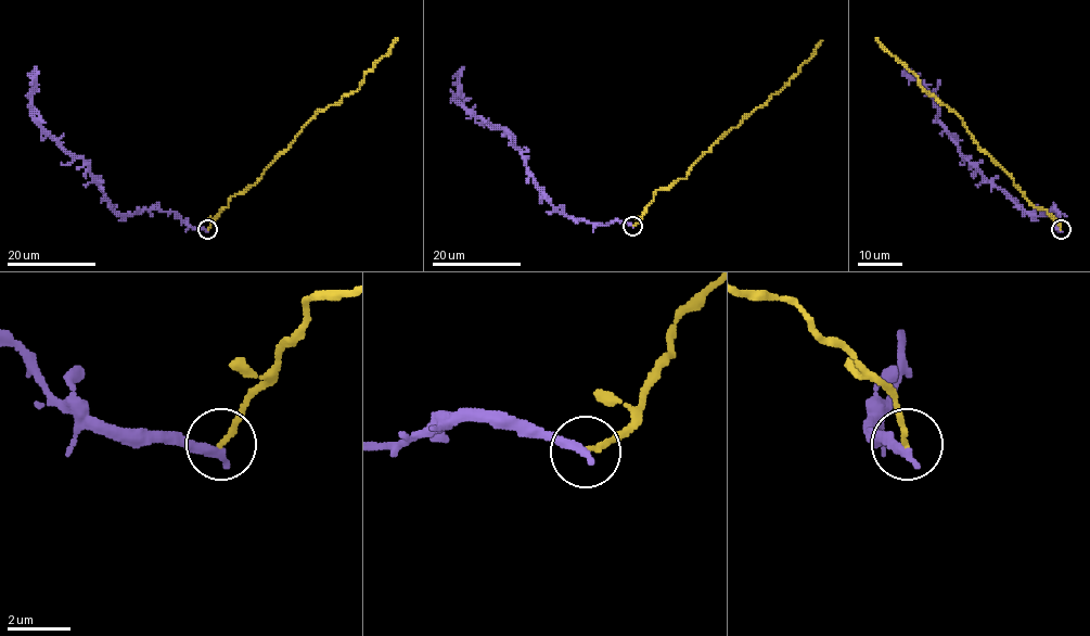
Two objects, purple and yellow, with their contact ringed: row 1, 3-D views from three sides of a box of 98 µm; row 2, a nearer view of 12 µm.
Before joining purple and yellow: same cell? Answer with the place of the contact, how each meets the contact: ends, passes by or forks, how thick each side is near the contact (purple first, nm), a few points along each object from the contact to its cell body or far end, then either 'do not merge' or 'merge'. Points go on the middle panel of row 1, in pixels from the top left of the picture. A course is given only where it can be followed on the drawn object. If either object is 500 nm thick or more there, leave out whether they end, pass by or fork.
place (632, 226); purple ends; yellow ends; calibres 320 and 150 nm; course purple (632, 226), (614, 221), (589, 224), (561, 215), (537, 186), (513, 138), (458, 103), (459, 72), (464, 68); course yellow (632, 226), (639, 221), (657, 189), (668, 189), (683, 179), (714, 142), (789, 84), (823, 40); do not merge

